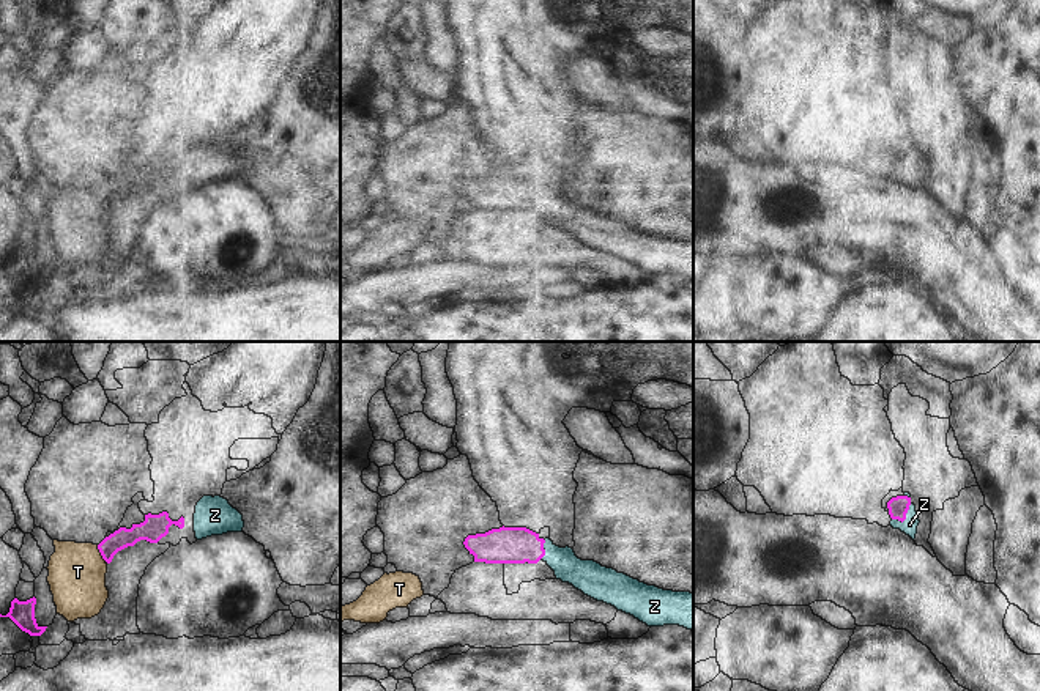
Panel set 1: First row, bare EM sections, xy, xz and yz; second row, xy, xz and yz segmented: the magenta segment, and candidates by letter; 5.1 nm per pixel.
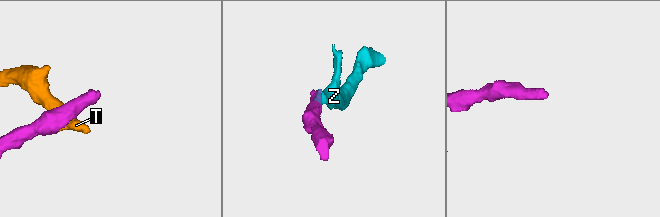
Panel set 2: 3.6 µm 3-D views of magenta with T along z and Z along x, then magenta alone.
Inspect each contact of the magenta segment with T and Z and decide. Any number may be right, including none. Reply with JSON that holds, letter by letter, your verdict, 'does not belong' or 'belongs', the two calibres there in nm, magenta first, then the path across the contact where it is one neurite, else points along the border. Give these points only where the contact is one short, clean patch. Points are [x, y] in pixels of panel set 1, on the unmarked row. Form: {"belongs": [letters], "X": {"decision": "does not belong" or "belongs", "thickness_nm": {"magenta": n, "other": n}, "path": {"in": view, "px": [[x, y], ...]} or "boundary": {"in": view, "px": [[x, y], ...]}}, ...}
{"belongs": ["Z"], "T": {"decision": "does not belong", "thickness_nm": {"magenta": 100, "other": 280}}, "Z": {"decision": "belongs", "thickness_nm": {"magenta": 100, "other": 80}, "path": {"in": "yz", "px": [[898, 153], [905, 166], [910, 172]]}}}

